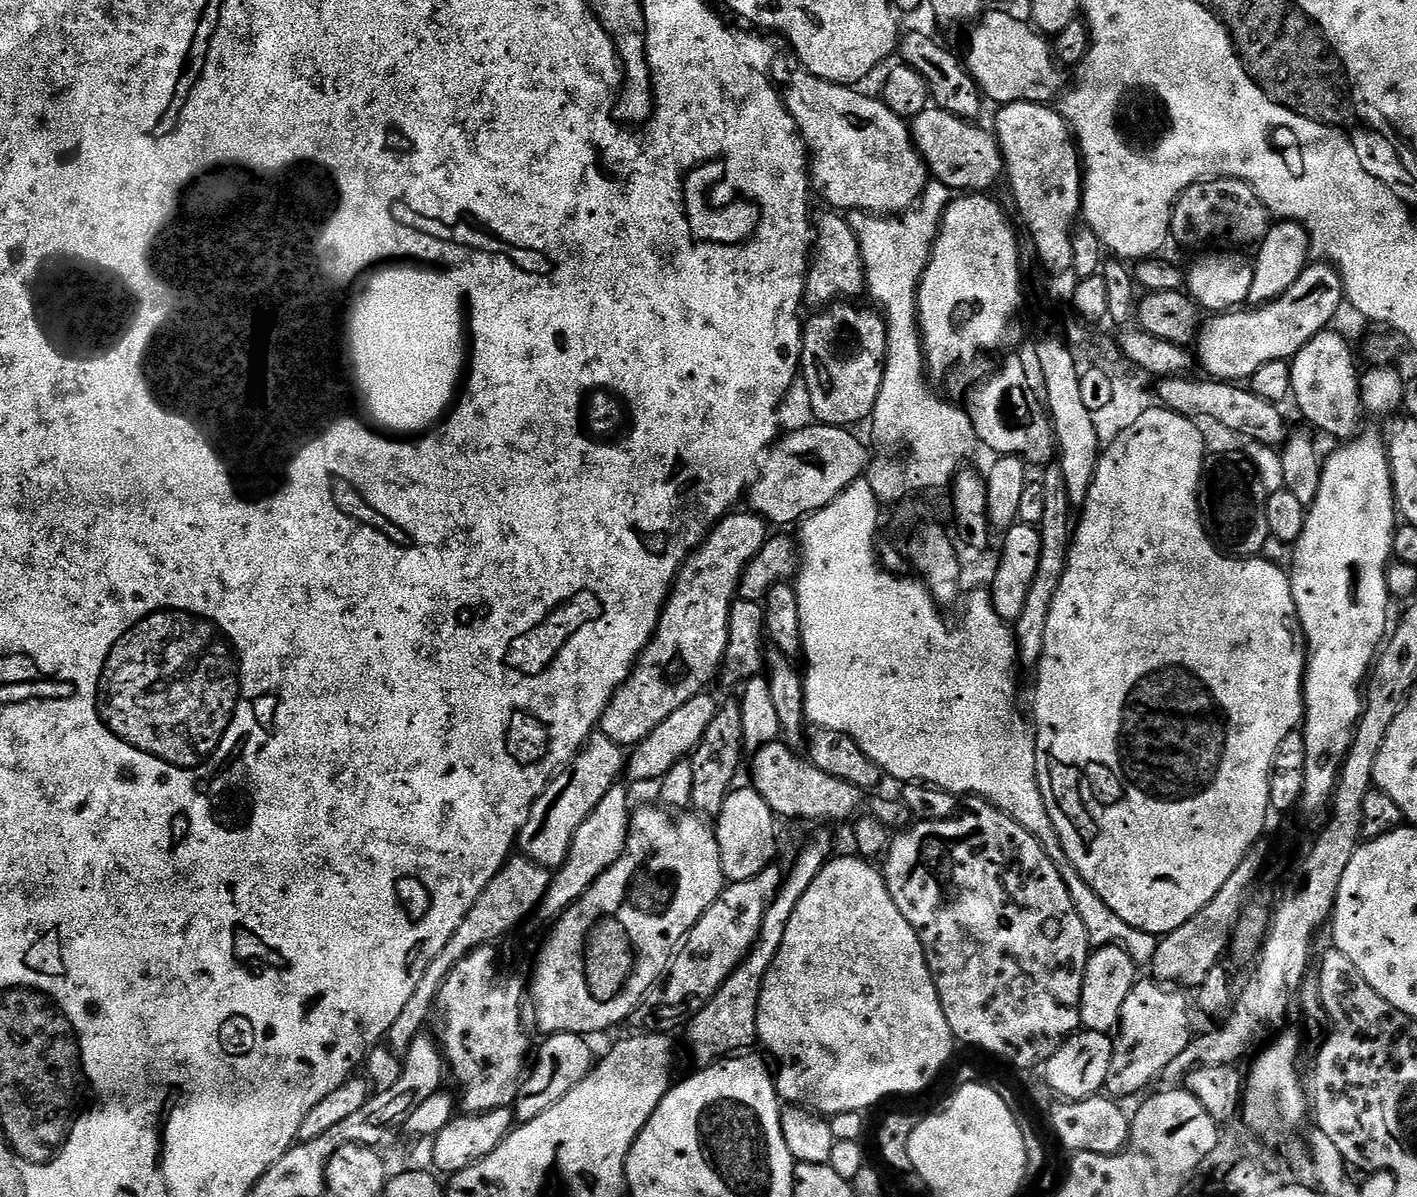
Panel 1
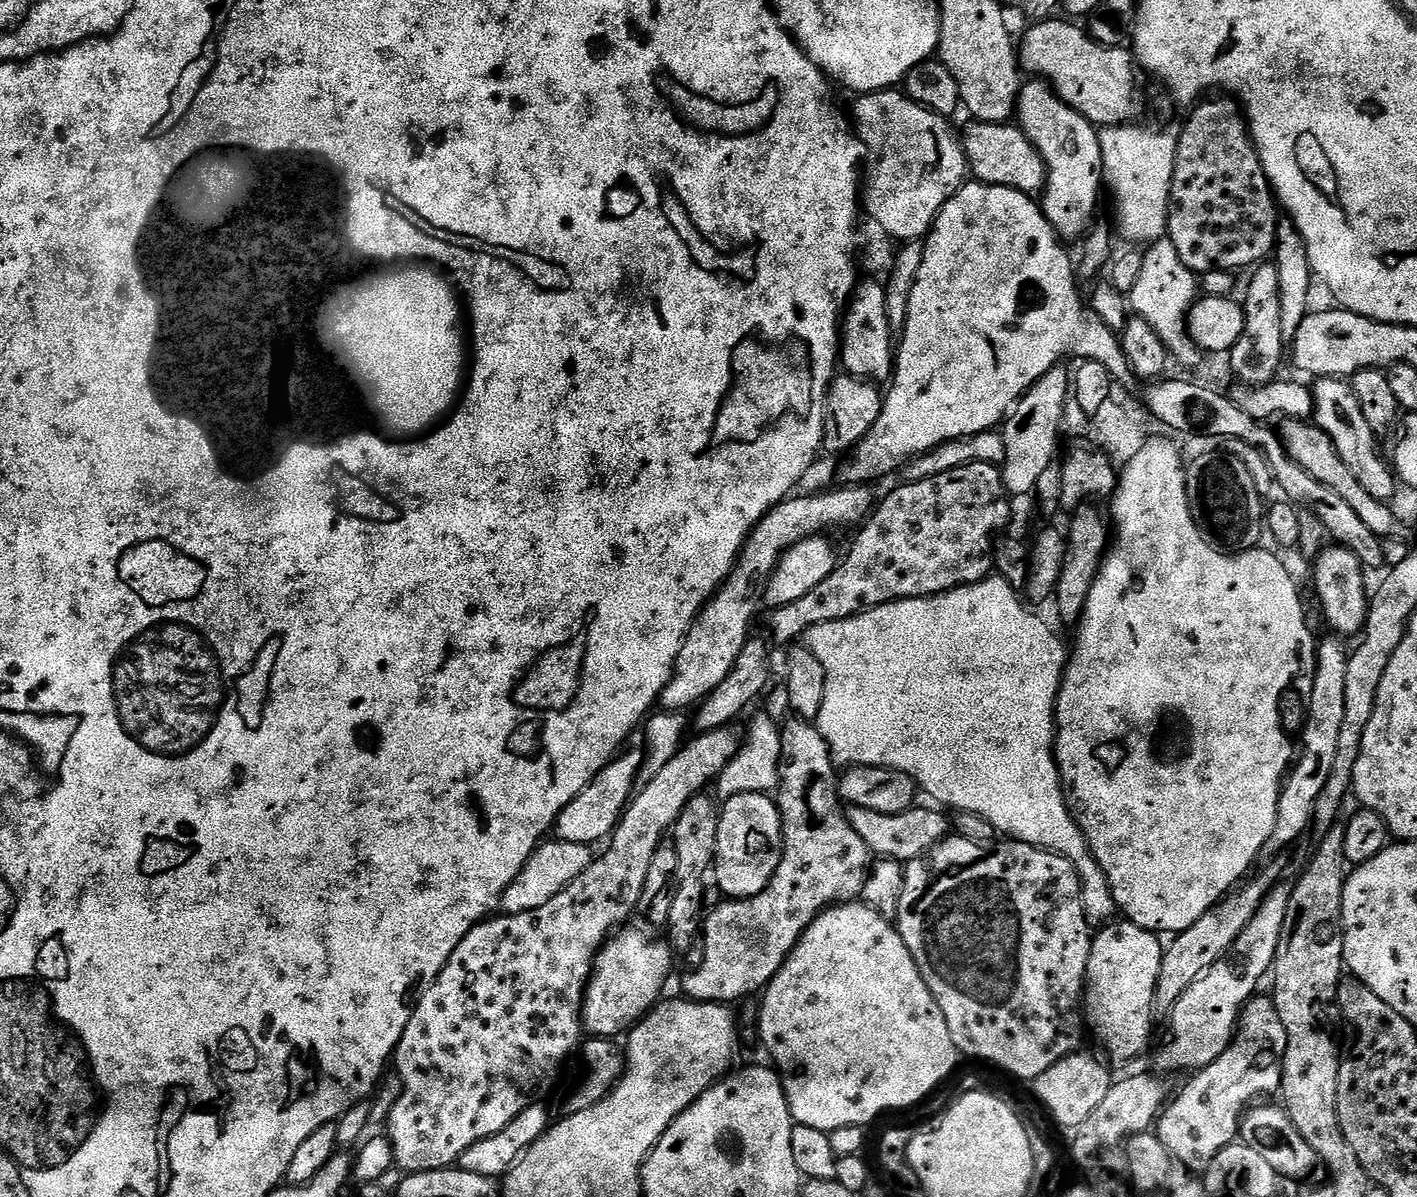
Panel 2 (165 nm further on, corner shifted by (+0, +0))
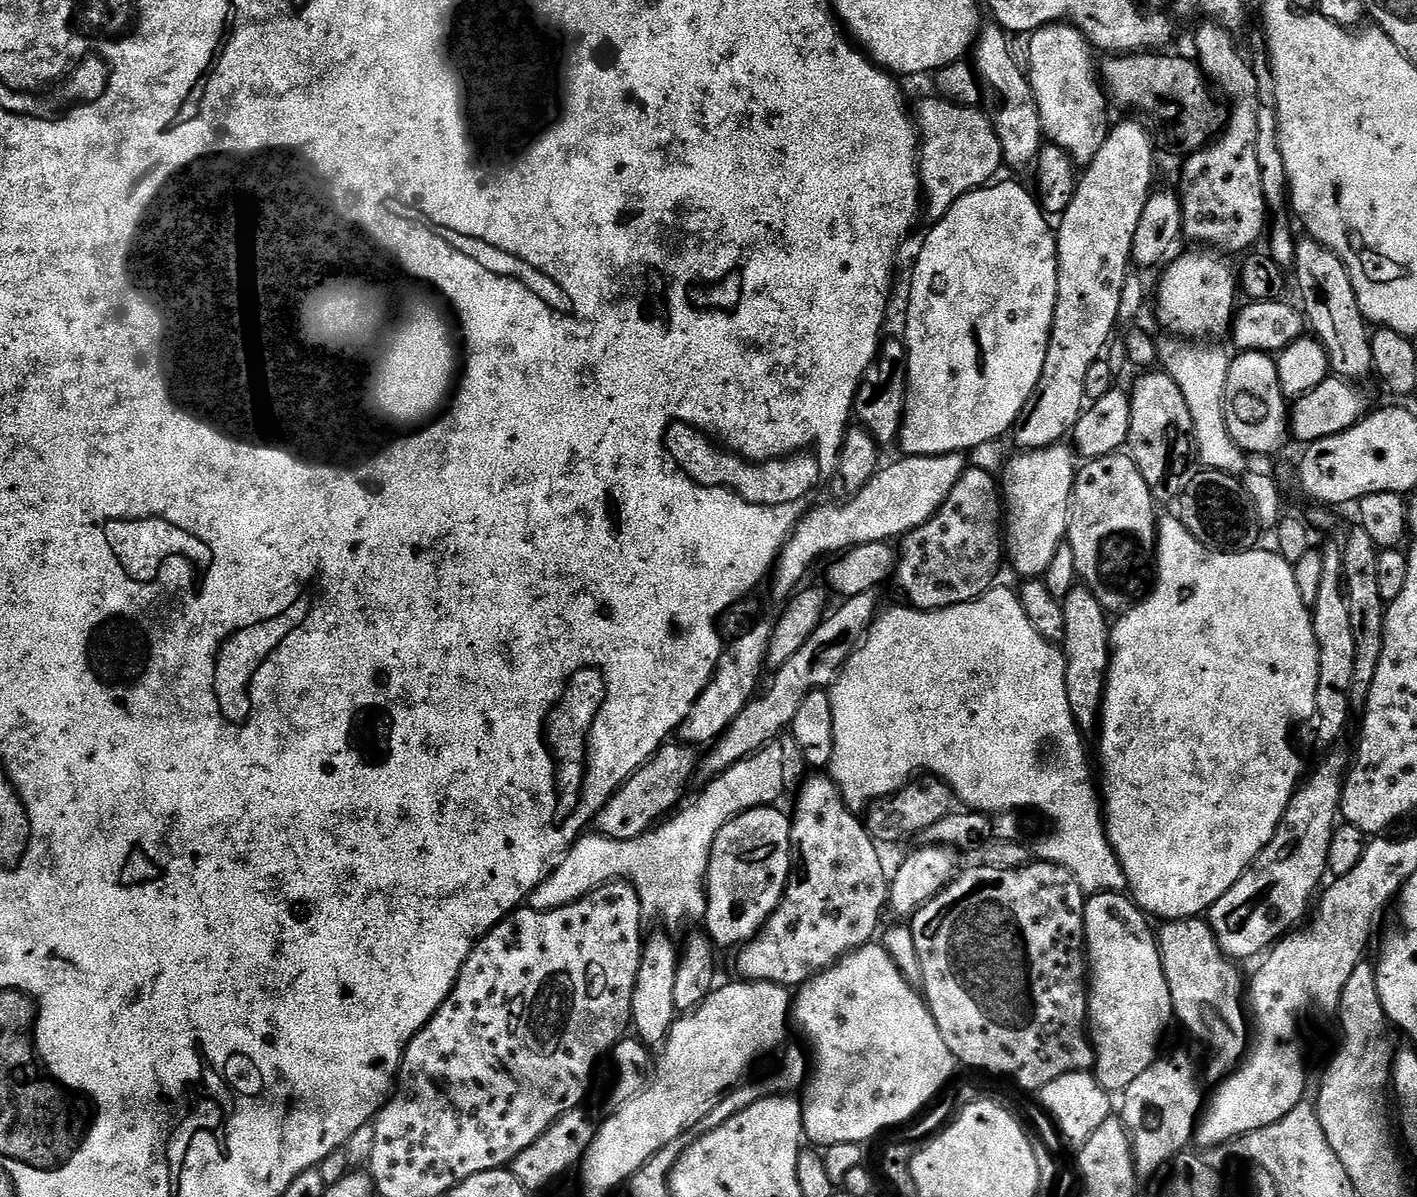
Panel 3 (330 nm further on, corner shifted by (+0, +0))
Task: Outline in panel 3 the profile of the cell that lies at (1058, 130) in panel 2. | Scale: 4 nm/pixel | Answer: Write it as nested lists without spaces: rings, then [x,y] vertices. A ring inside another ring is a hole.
[[[1067,22],[1048,24],[1031,33],[1026,75],[1045,137],[1070,153],[1077,165],[1086,166],[1102,150],[1110,131],[1110,101],[1098,75],[1098,60],[1088,39]]]

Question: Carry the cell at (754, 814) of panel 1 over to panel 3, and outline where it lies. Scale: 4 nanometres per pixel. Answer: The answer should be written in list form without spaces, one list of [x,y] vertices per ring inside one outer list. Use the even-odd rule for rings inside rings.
[[[779,807],[752,808],[749,812],[742,812],[734,817],[714,838],[714,846],[708,863],[706,877],[706,895],[708,909],[702,924],[708,937],[717,949],[735,949],[753,940],[762,930],[762,926],[772,917],[776,907],[782,902],[788,880],[792,877],[792,821],[789,813],[779,812]]]

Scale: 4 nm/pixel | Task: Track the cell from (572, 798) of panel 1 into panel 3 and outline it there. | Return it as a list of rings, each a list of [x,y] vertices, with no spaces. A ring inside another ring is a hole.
[[[669,742],[662,745],[609,798],[606,806],[602,806],[602,810],[596,815],[594,821],[595,827],[600,827],[597,828],[599,835],[618,838],[619,840],[639,840],[641,836],[651,832],[685,799],[684,791],[687,790],[692,775],[695,777],[698,772],[698,755],[696,756],[696,752],[697,749],[693,745],[683,742]]]

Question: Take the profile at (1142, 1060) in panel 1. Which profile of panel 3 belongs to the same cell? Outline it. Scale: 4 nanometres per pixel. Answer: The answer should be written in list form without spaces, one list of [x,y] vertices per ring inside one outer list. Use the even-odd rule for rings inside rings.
[[[1332,752],[1313,770],[1312,777],[1309,780],[1307,777],[1301,783],[1293,794],[1291,802],[1286,806],[1286,814],[1282,822],[1278,822],[1278,830],[1274,830],[1274,838],[1270,838],[1267,846],[1256,855],[1256,861],[1245,870],[1242,878],[1238,878],[1238,882],[1234,882],[1234,886],[1230,886],[1230,890],[1226,890],[1226,894],[1222,894],[1222,898],[1218,898],[1218,902],[1214,902],[1214,906],[1208,909],[1206,919],[1211,924],[1212,933],[1216,935],[1218,946],[1225,956],[1236,962],[1248,960],[1251,956],[1259,957],[1267,953],[1273,944],[1285,934],[1291,933],[1305,919],[1321,887],[1320,879],[1328,872],[1330,838],[1334,834],[1340,816],[1340,799],[1349,767],[1349,753],[1347,756],[1344,752]]]

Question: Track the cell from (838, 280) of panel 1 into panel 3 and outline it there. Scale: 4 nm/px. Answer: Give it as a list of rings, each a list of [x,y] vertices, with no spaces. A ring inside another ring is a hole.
[[[885,339],[874,367],[860,383],[854,409],[859,427],[866,429],[877,444],[895,445],[900,439],[900,428],[904,424],[904,407],[908,393],[908,346],[903,339]]]

